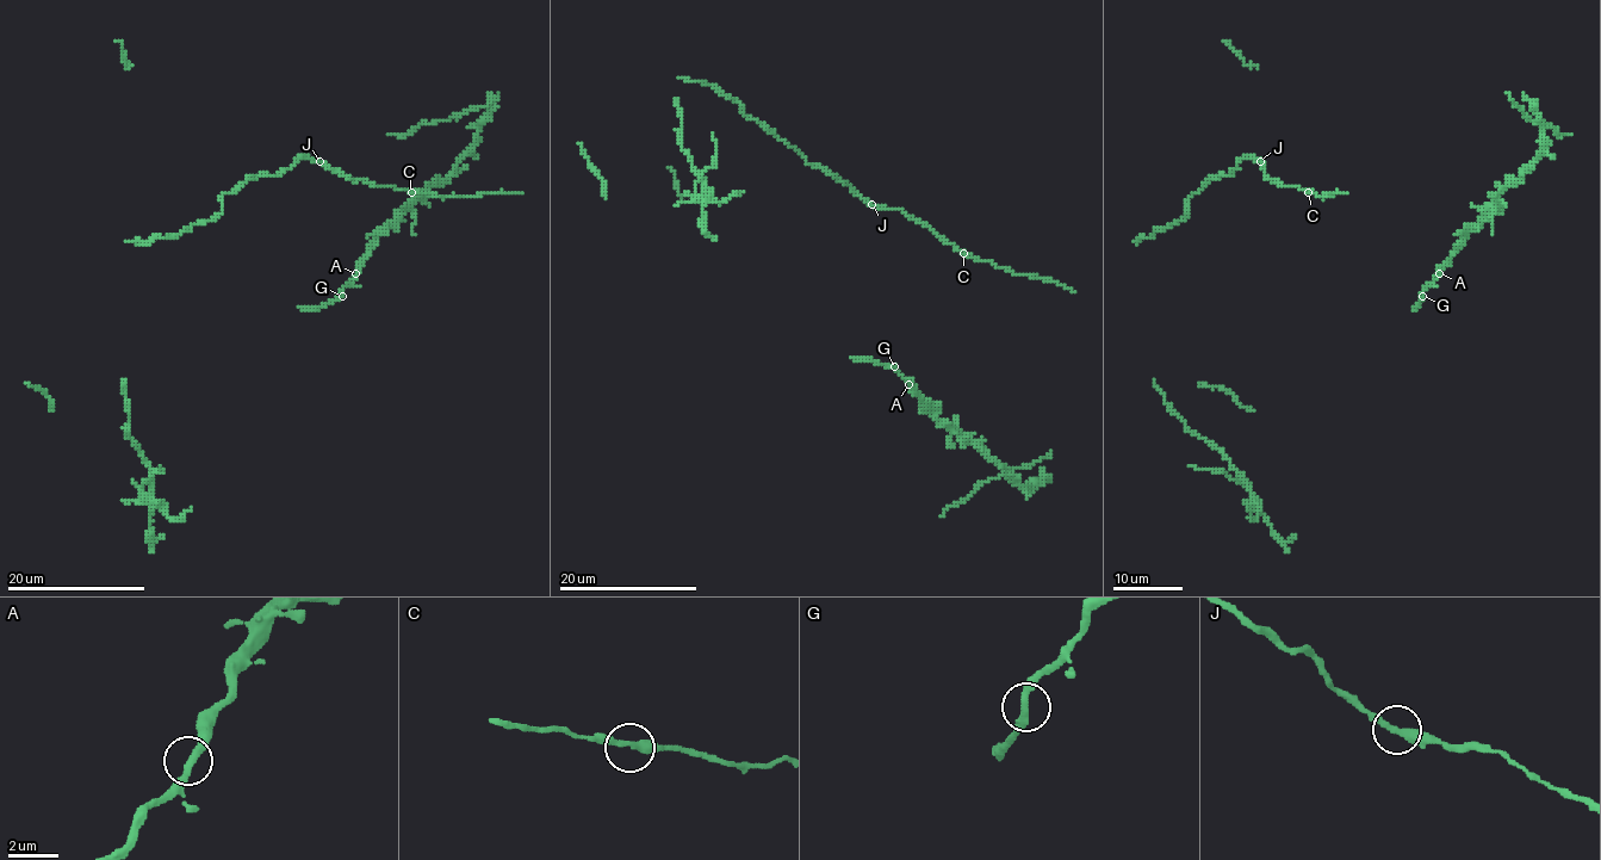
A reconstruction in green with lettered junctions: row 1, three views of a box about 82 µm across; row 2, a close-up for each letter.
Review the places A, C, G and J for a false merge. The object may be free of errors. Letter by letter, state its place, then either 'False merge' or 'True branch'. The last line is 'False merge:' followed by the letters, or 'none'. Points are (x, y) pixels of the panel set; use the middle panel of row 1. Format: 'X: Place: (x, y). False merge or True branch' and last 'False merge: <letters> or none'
A: Place: (908, 384). True branch
C: Place: (963, 253). True branch
G: Place: (894, 366). True branch
J: Place: (872, 204). False merge
False merge: J

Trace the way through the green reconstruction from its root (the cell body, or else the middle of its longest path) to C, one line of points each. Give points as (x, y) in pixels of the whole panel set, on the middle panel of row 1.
C: (879, 208), (901, 210), (963, 253)

